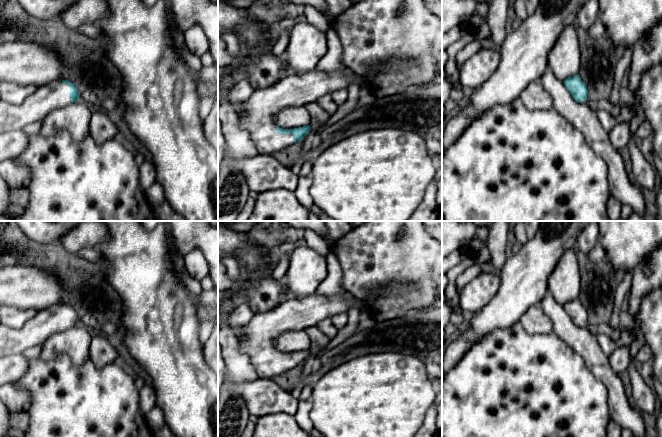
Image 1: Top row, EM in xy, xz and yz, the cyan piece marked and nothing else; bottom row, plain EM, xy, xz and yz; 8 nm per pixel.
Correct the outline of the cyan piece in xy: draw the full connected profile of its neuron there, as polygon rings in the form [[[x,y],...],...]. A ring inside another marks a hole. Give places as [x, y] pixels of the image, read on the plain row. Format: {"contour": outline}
{"contour": [[[55,304],[43,310],[27,321],[21,328],[15,329],[0,324],[0,358],[22,353],[35,346],[43,345],[53,334],[62,332],[80,324],[80,317],[76,309],[67,304]]]}

